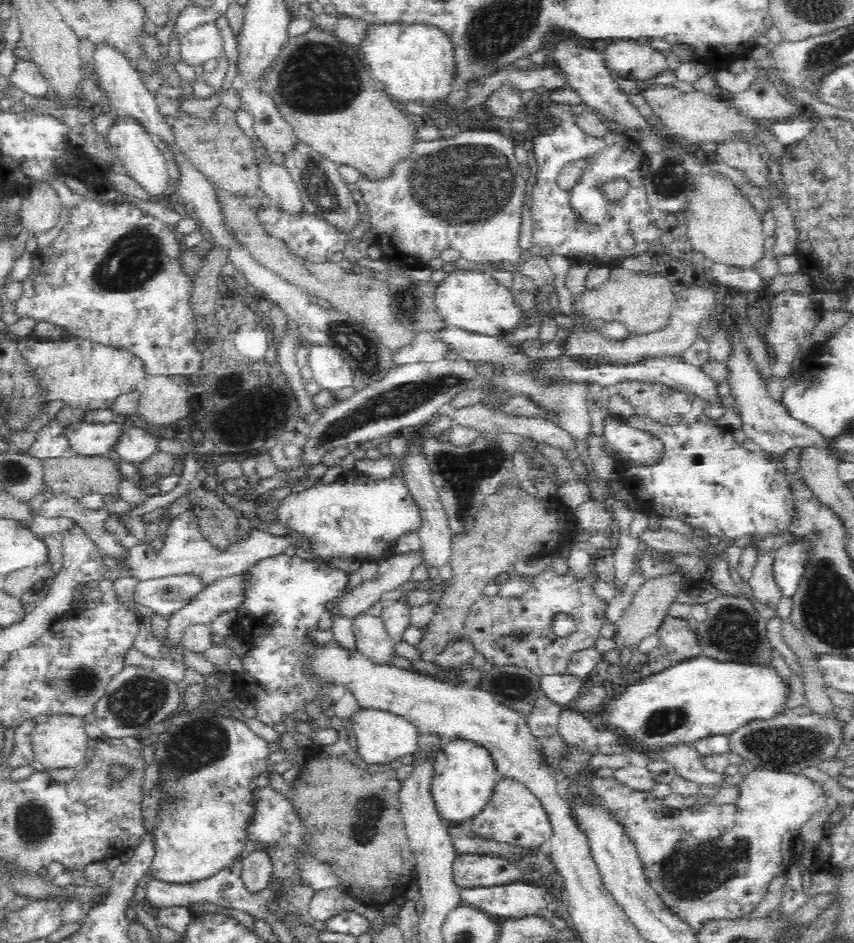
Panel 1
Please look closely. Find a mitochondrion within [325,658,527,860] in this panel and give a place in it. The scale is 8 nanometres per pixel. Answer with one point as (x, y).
(369, 811)

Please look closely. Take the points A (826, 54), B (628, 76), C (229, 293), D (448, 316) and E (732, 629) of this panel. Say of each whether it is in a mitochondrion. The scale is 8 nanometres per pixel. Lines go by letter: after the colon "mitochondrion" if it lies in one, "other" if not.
A: mitochondrion
B: other
C: other
D: other
E: mitochondrion

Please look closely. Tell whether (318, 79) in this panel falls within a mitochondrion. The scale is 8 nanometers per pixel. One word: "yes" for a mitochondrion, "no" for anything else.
yes

